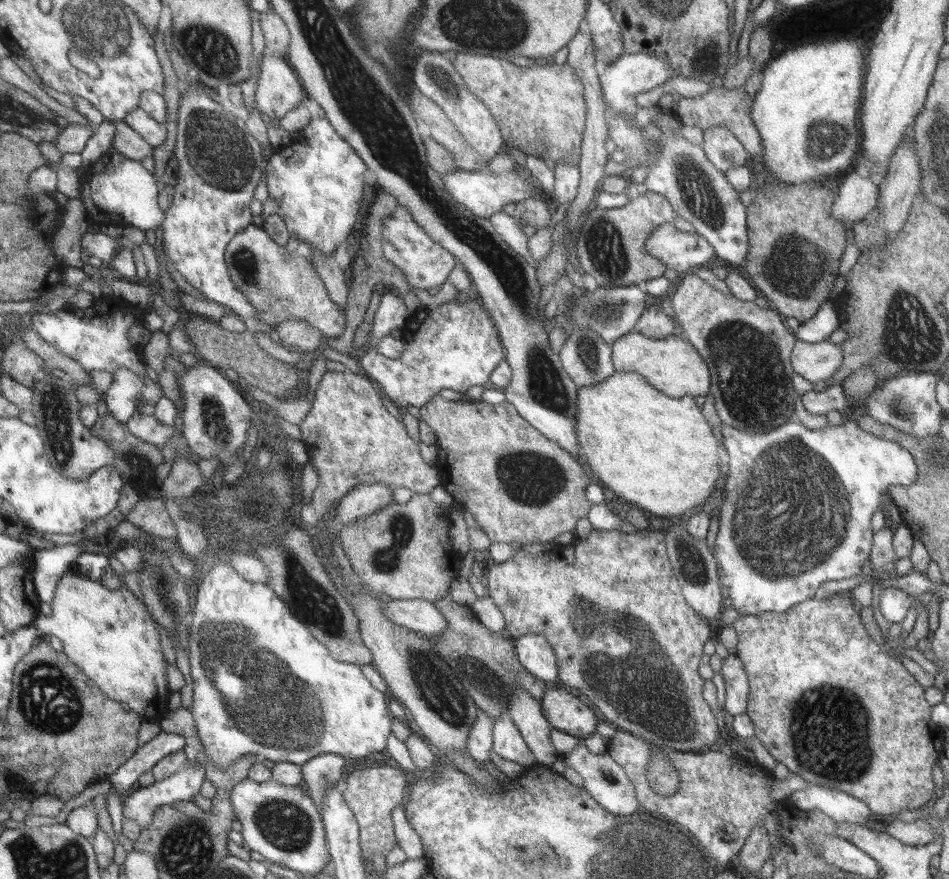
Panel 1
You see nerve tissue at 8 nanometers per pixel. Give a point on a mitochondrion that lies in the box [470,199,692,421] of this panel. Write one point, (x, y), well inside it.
(605, 251)

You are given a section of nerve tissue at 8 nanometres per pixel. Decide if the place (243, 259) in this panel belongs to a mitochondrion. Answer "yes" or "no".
yes

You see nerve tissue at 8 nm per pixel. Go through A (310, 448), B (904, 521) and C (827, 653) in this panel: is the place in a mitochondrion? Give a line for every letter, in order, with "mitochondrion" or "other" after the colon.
A: other
B: other
C: other

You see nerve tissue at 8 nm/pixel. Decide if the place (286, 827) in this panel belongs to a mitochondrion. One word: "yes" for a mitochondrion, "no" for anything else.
yes

